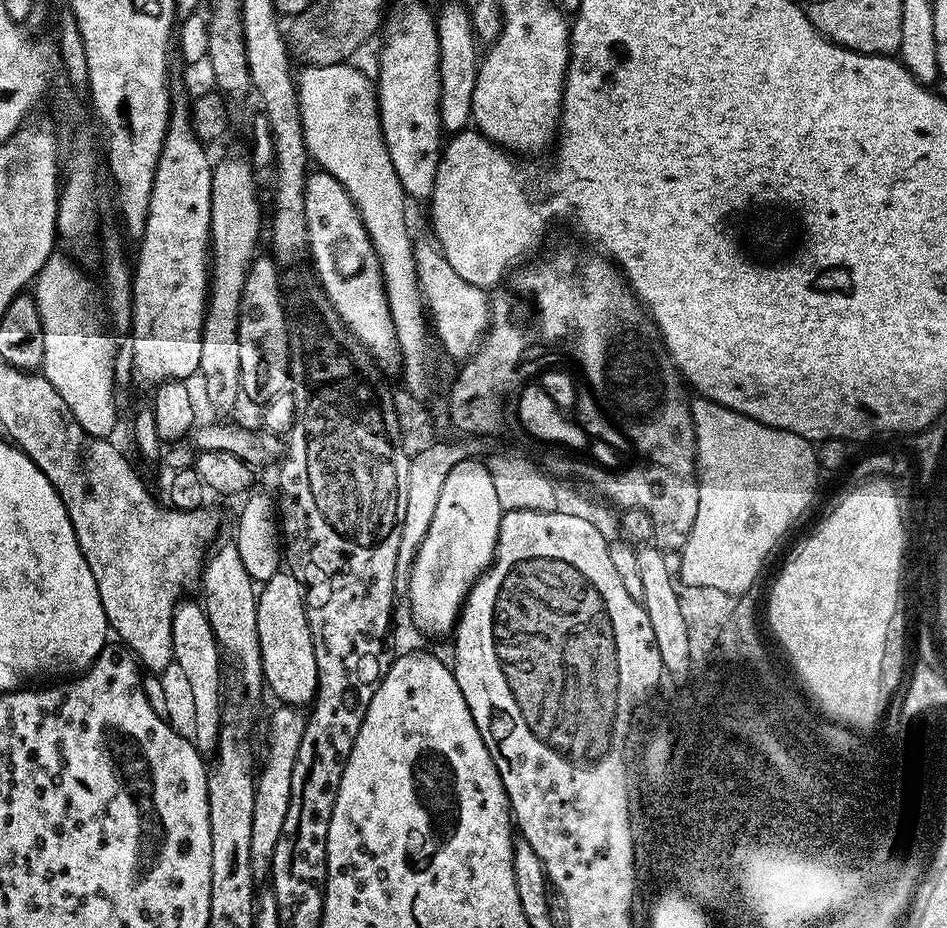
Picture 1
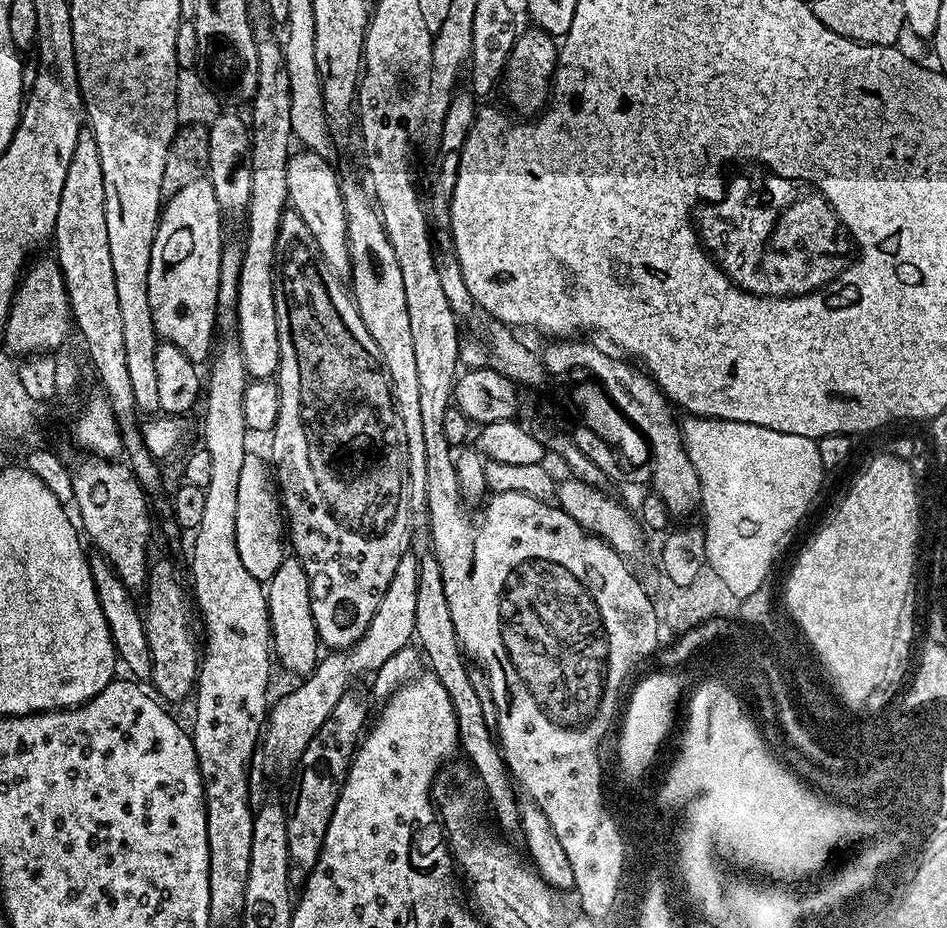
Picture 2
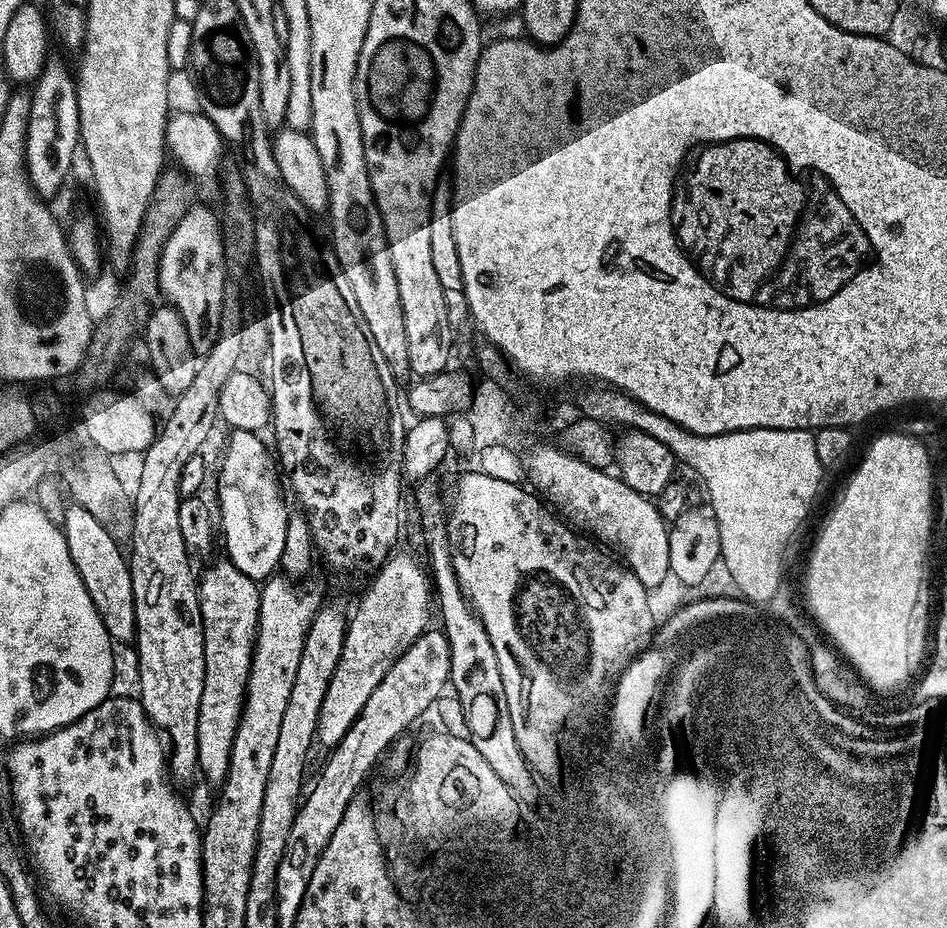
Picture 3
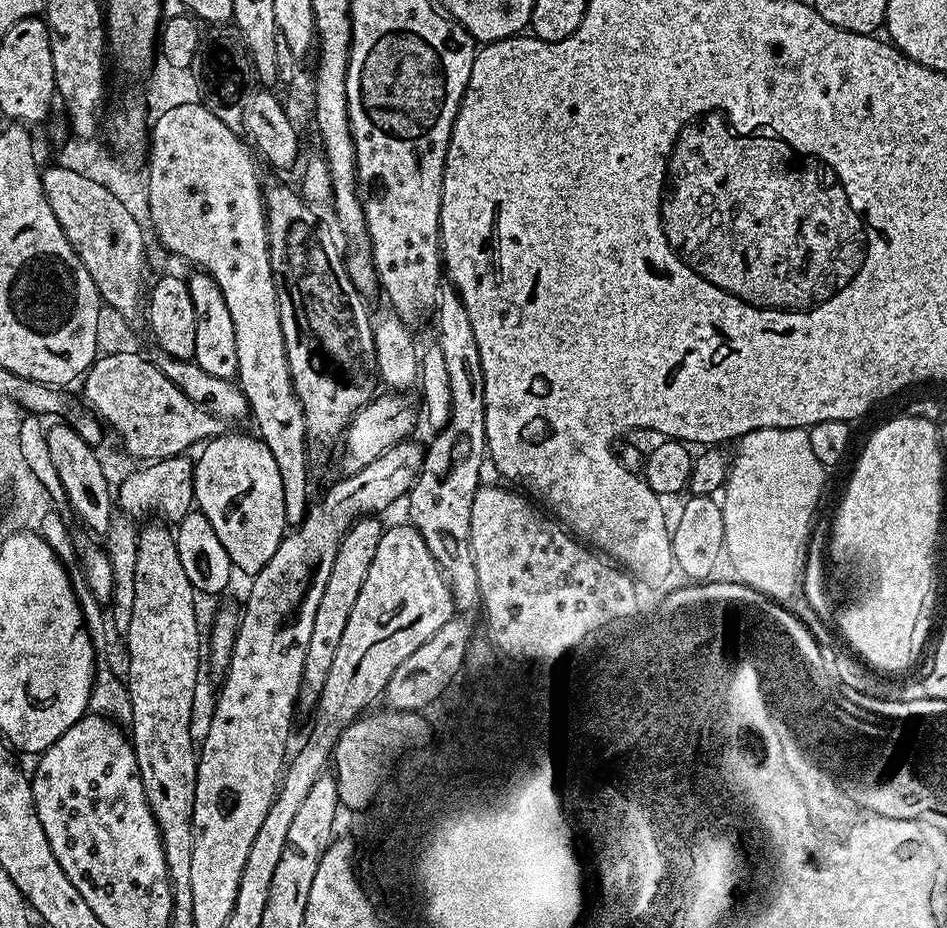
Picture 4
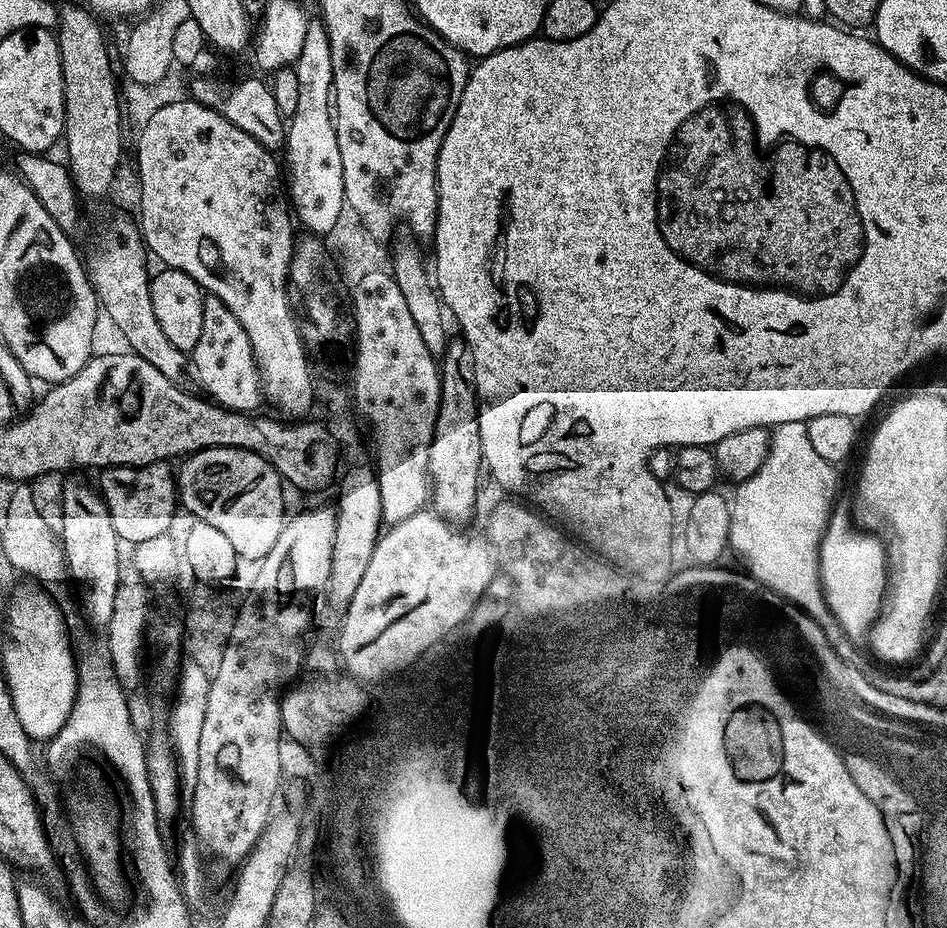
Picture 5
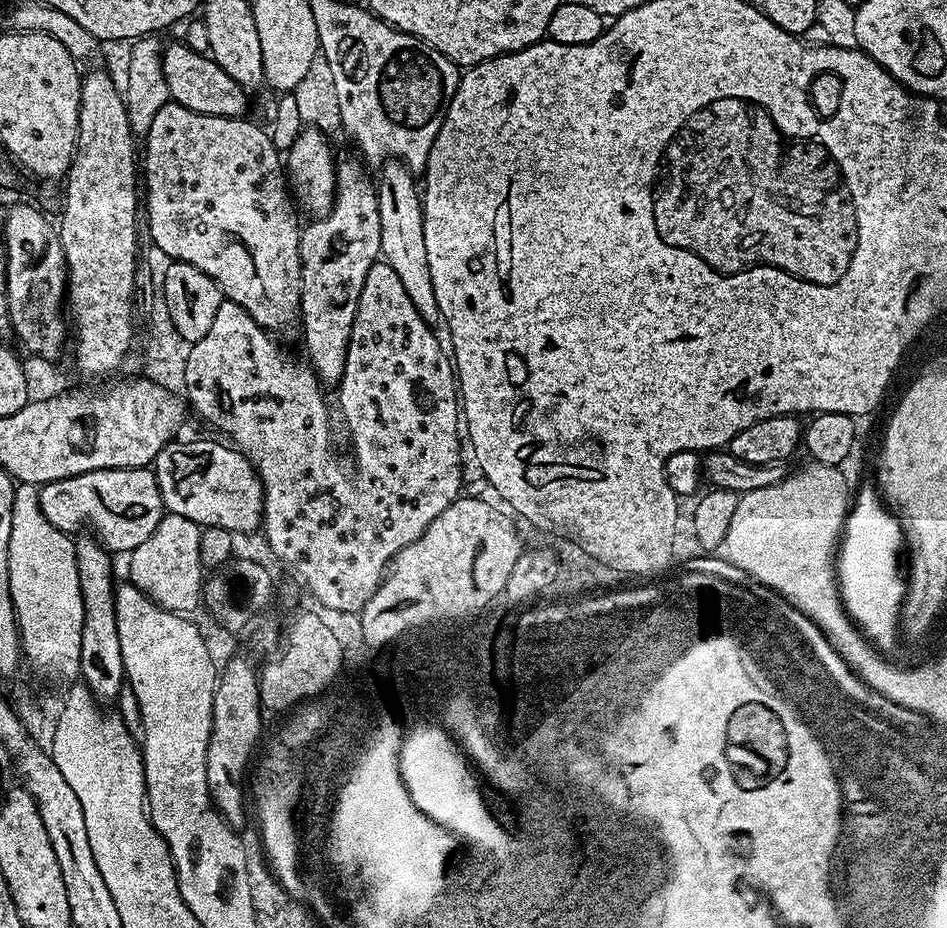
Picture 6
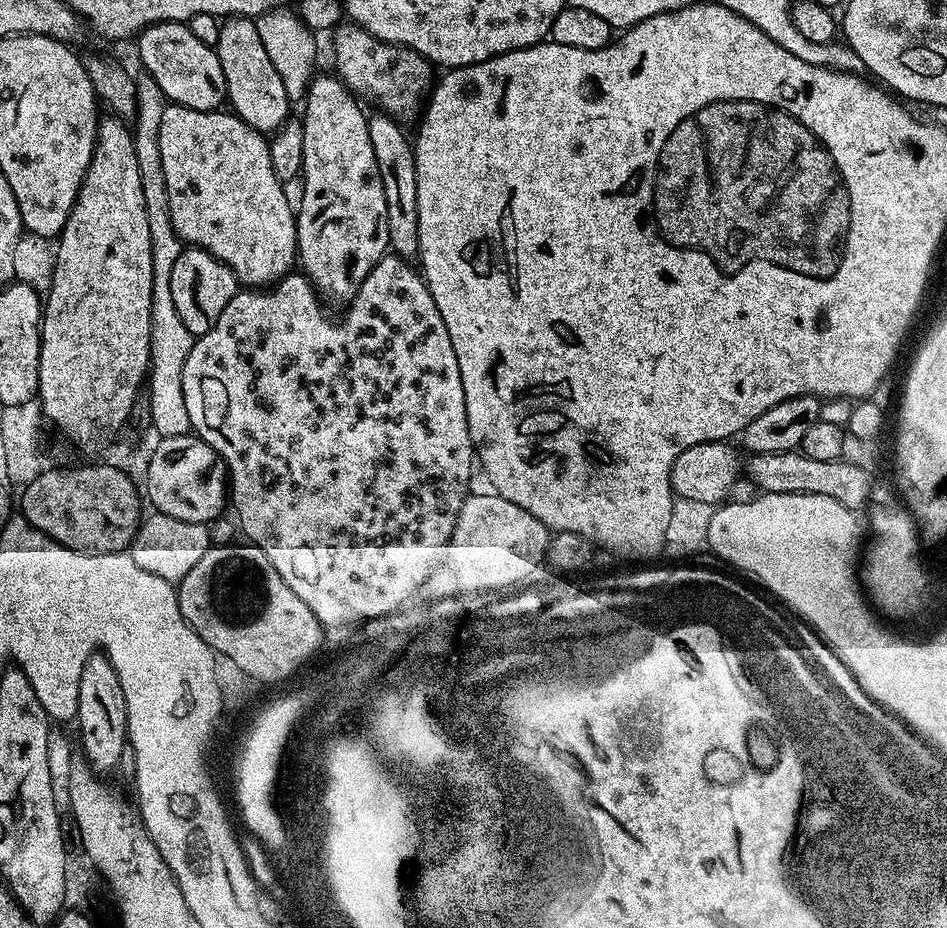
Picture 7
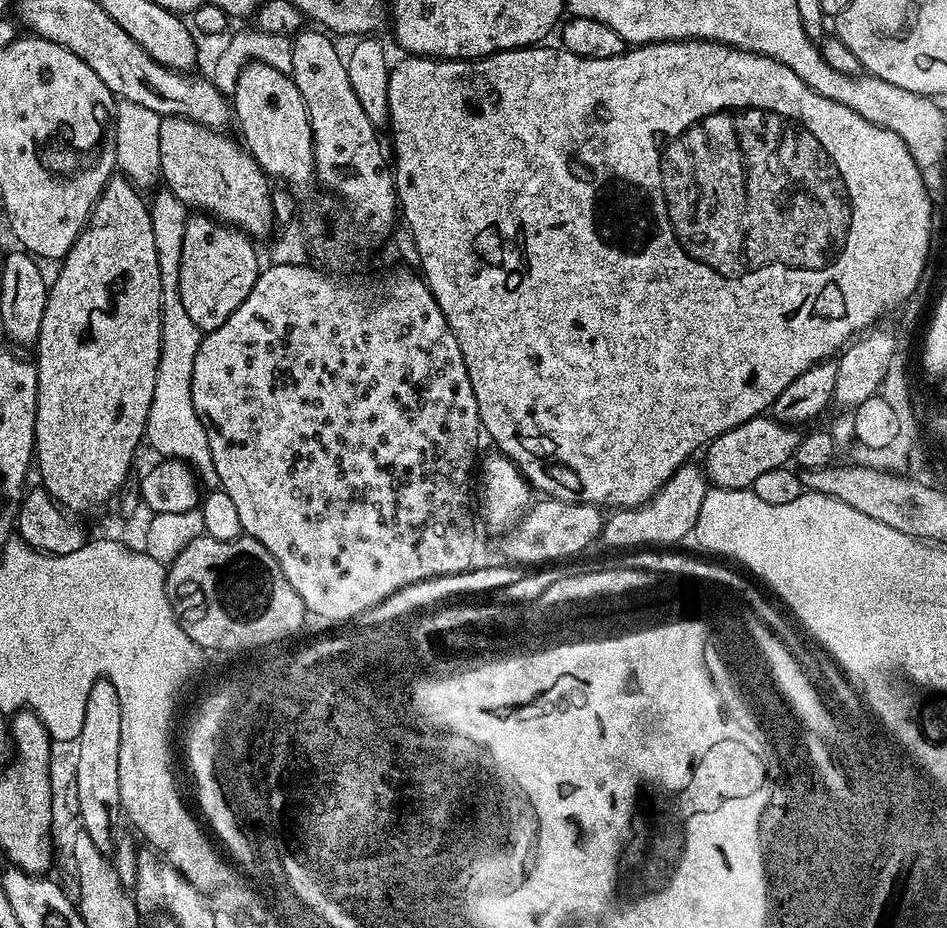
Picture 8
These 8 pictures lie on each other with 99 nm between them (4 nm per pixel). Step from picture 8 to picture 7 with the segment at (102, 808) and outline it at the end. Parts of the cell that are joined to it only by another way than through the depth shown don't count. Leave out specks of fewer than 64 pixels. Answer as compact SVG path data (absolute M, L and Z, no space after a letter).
M102 652L93 653L82 670L76 724L80 726L82 748L89 767L100 774L110 771L119 762L123 752L126 752L128 707L117 671Z

